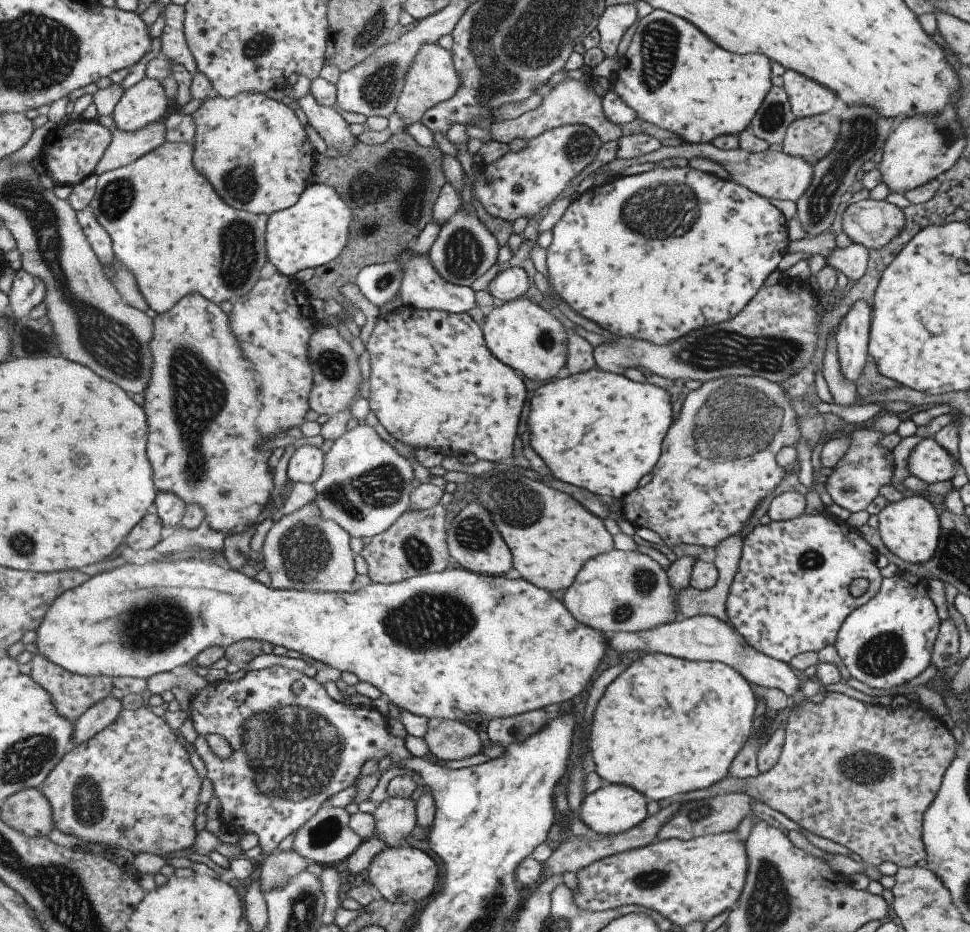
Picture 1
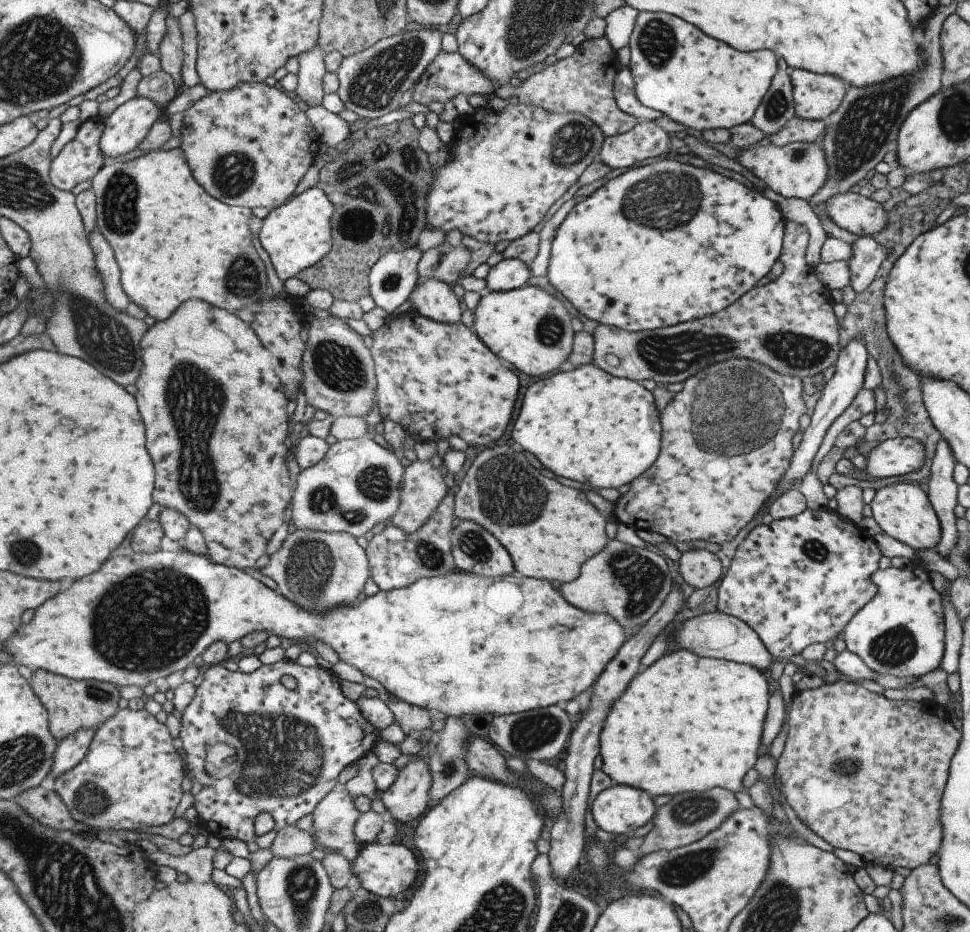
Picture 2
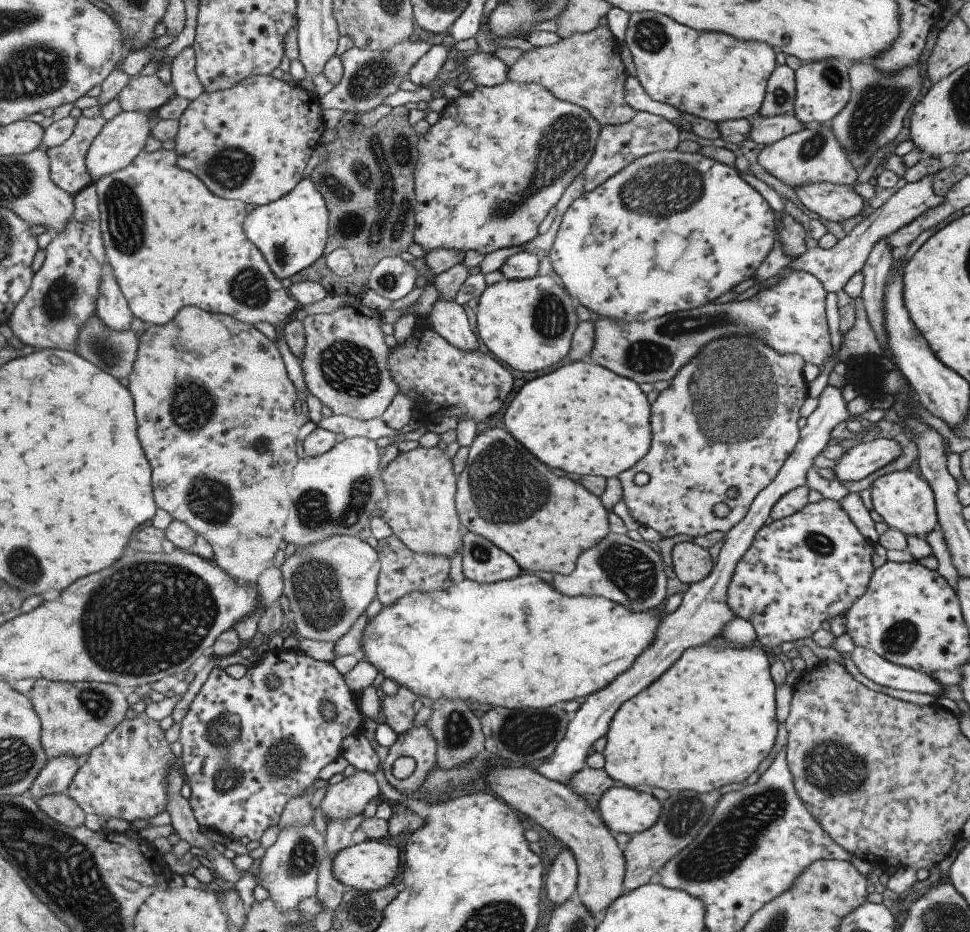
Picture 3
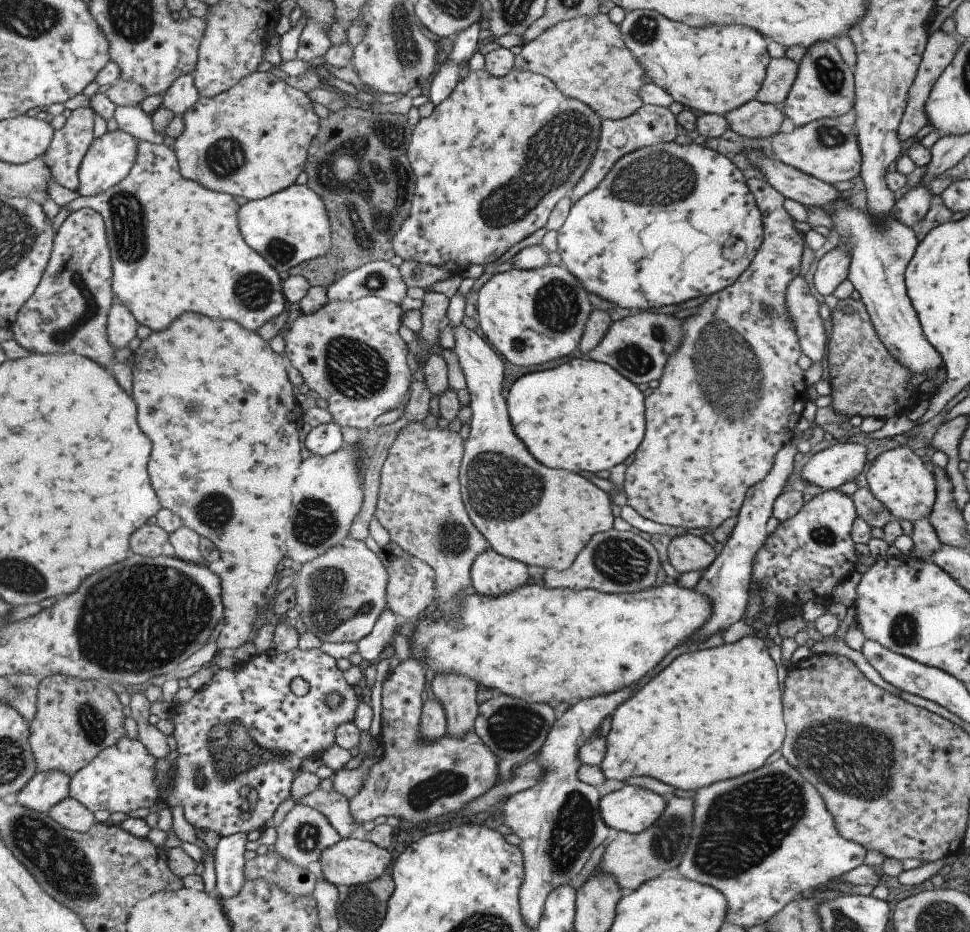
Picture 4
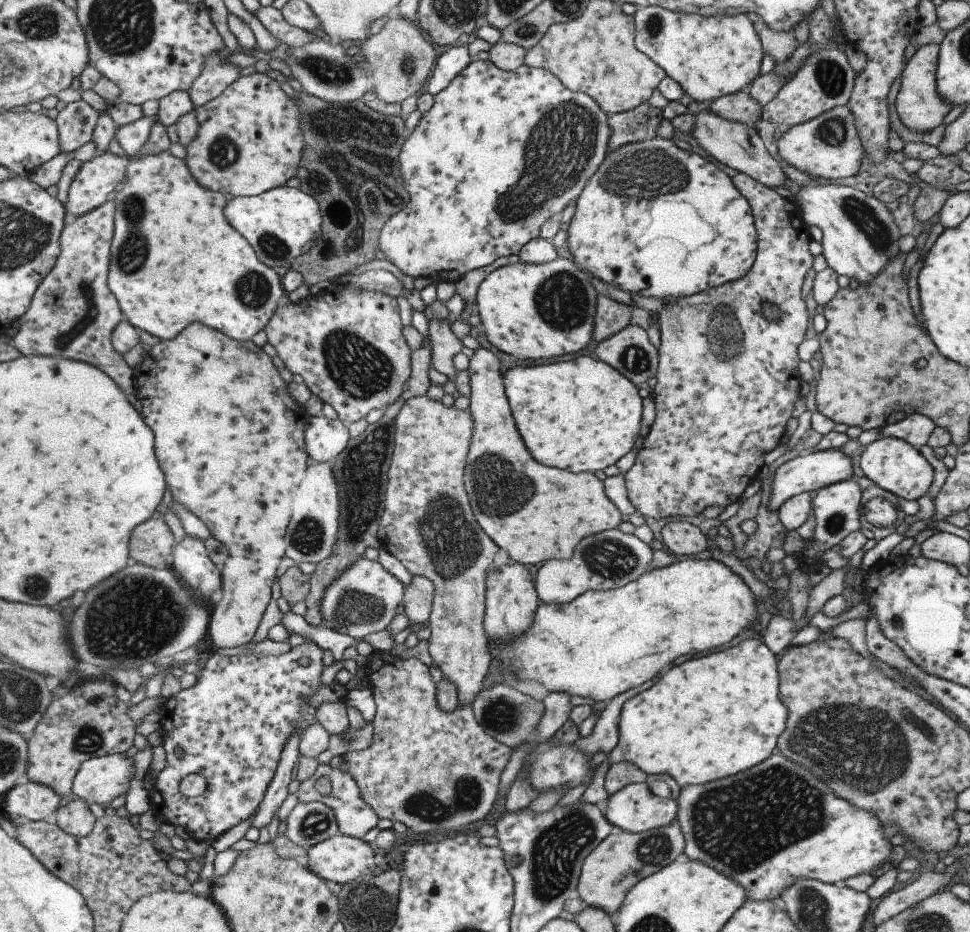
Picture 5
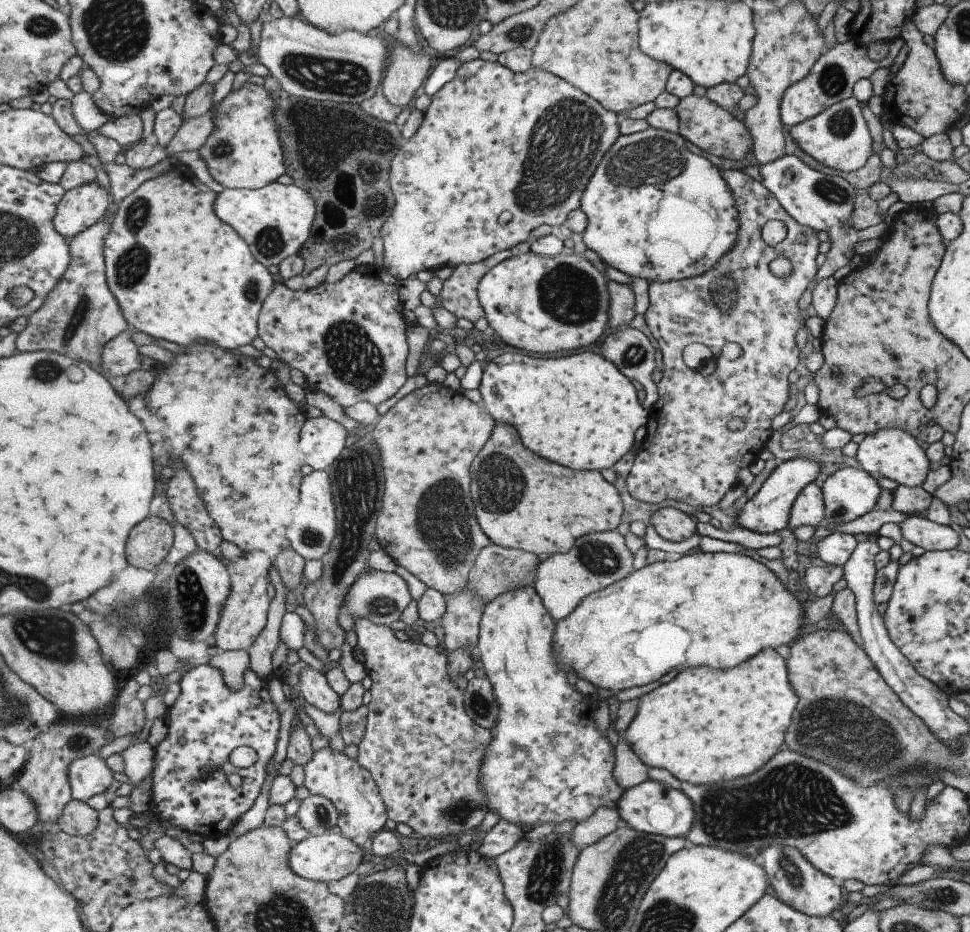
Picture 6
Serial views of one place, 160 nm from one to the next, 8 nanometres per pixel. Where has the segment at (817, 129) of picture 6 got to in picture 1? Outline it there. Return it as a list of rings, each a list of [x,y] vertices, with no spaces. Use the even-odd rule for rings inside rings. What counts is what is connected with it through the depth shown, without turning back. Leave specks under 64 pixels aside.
[[[685,143],[677,147],[660,146],[657,150],[647,153],[647,156],[641,155],[635,159],[635,163],[643,164],[644,162],[659,162],[664,158],[679,157],[689,159],[692,156],[699,158],[707,158],[715,164],[719,164],[727,174],[731,181],[751,190],[757,196],[768,198],[776,198],[779,200],[789,200],[797,202],[799,197],[809,188],[811,184],[812,165],[807,164],[803,158],[799,156],[789,156],[783,151],[773,151],[767,148],[763,152],[749,153],[741,150],[739,147],[735,150],[721,150],[715,148],[711,143]]]

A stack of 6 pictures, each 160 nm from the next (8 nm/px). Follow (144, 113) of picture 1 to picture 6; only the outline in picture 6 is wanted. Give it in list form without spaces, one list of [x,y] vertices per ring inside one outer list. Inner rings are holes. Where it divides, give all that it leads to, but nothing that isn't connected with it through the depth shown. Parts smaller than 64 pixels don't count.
[[[93,181],[66,191],[54,218],[56,229],[67,239],[93,226],[107,214],[107,190]]]

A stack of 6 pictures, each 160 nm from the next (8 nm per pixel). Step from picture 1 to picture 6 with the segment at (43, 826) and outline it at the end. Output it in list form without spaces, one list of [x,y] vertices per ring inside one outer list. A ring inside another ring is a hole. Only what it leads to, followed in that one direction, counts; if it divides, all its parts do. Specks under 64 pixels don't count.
[[[74,799],[65,807],[57,826],[70,835],[87,836],[97,830],[99,817],[100,810],[94,809],[88,802]]]

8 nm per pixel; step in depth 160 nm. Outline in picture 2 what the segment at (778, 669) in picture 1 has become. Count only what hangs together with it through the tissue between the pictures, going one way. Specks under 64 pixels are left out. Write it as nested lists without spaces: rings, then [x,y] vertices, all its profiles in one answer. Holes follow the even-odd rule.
[[[719,611],[706,612],[686,619],[674,627],[672,639],[679,648],[695,653],[700,657],[710,659],[725,659],[739,664],[749,665],[764,673],[773,661],[767,649],[762,645],[758,636],[738,618],[720,613]]]

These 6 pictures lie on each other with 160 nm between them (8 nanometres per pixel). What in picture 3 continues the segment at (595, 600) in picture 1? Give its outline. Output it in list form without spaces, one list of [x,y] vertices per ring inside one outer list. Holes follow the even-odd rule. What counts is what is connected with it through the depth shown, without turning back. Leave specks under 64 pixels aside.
[[[608,532],[595,546],[579,554],[571,574],[554,574],[552,587],[565,596],[603,596],[619,606],[624,606],[629,612],[645,613],[655,610],[654,608],[663,602],[665,596],[665,570],[663,567],[660,556],[647,546],[647,541],[643,539],[634,541],[626,535]]]

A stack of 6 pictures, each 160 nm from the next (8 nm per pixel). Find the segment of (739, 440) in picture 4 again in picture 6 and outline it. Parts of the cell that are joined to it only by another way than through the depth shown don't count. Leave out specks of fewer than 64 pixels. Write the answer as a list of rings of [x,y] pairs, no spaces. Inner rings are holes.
[[[724,170],[721,176],[732,192],[732,197],[738,212],[738,221],[740,225],[733,248],[728,251],[725,256],[722,256],[712,266],[711,270],[699,276],[682,279],[681,281],[667,281],[664,283],[652,282],[648,284],[648,306],[643,316],[645,324],[648,326],[649,332],[651,332],[653,338],[657,341],[658,348],[662,354],[663,372],[661,372],[661,379],[656,383],[657,400],[651,405],[651,410],[648,411],[648,419],[645,424],[645,437],[643,441],[640,442],[640,449],[633,459],[629,473],[626,478],[624,478],[625,488],[631,498],[635,498],[635,500],[639,500],[639,502],[647,502],[647,504],[659,504],[659,502],[665,502],[665,500],[675,500],[675,502],[683,502],[683,504],[689,504],[689,506],[695,506],[695,508],[713,506],[713,504],[717,505],[719,500],[723,498],[725,492],[727,492],[729,488],[733,488],[735,484],[738,484],[737,472],[744,466],[747,468],[751,466],[751,464],[757,460],[759,452],[765,448],[765,442],[767,442],[772,432],[771,418],[773,418],[775,414],[779,414],[779,412],[783,411],[785,402],[787,402],[787,398],[789,398],[789,392],[787,391],[787,386],[789,386],[787,374],[789,374],[791,370],[794,370],[795,366],[799,364],[799,358],[797,357],[799,352],[797,346],[795,346],[795,332],[799,330],[800,326],[804,326],[805,317],[800,315],[800,310],[796,306],[797,300],[801,298],[801,294],[803,294],[803,290],[807,288],[807,284],[811,282],[811,278],[816,276],[816,270],[818,269],[815,262],[815,257],[818,253],[817,245],[820,243],[816,238],[817,232],[796,223],[777,200],[775,200],[770,190],[767,190],[760,182],[749,177],[746,173],[741,172],[741,170]],[[767,220],[779,220],[779,222],[783,222],[783,224],[787,226],[787,238],[789,238],[789,240],[783,240],[783,242],[779,242],[777,246],[765,246],[763,240],[761,240],[761,236],[759,236],[759,232],[761,232],[761,226],[763,226]],[[801,234],[805,234],[806,241],[799,241],[797,235]],[[779,257],[786,258],[790,262],[792,268],[790,275],[787,275],[783,280],[782,278],[777,278],[768,267],[768,264],[773,259]],[[692,342],[705,344],[712,352],[717,369],[715,369],[707,379],[700,376],[699,373],[689,369],[683,361],[681,361],[681,351],[687,344],[691,344]],[[727,342],[735,342],[737,346],[741,347],[741,354],[733,360],[721,357],[720,350]],[[731,418],[741,418],[741,420],[743,420],[743,428],[741,428],[741,430],[735,430],[734,432],[727,430],[727,422],[729,422]]]

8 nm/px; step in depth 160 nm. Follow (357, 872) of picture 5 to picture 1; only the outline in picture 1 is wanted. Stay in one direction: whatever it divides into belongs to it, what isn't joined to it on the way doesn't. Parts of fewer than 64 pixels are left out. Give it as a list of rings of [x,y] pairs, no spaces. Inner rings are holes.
[[[391,846],[375,854],[367,866],[369,885],[375,887],[389,903],[417,902],[428,898],[437,882],[437,868],[421,850],[409,846]]]

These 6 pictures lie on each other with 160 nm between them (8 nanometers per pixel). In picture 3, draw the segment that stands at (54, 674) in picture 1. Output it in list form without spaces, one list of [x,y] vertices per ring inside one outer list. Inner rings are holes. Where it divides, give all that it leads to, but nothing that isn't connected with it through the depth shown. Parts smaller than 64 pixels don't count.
[[[36,679],[30,696],[42,720],[42,742],[49,758],[75,755],[80,758],[80,766],[85,764],[91,751],[102,745],[110,732],[127,718],[127,710],[131,710],[128,691],[99,681],[70,683]]]

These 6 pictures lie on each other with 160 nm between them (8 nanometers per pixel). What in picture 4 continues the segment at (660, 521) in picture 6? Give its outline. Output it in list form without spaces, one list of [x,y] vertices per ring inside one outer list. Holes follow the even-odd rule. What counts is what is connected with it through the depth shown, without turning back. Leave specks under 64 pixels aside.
[[[684,534],[670,538],[666,549],[669,564],[675,572],[704,571],[716,557],[711,545],[700,536]]]

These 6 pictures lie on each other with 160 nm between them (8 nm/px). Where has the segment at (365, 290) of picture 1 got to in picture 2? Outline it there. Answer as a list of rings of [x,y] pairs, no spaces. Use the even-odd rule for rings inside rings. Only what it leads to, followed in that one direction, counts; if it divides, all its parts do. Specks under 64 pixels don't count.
[[[417,247],[382,254],[368,272],[369,296],[374,306],[391,315],[405,302],[417,282],[417,262],[422,252]]]

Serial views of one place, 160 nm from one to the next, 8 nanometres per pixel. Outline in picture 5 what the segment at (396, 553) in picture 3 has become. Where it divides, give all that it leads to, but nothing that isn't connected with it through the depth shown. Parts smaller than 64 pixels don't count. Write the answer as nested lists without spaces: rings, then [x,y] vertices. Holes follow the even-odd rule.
[[[413,571],[407,574],[409,582],[402,584],[401,608],[409,623],[421,624],[428,619],[434,588],[425,575]]]

